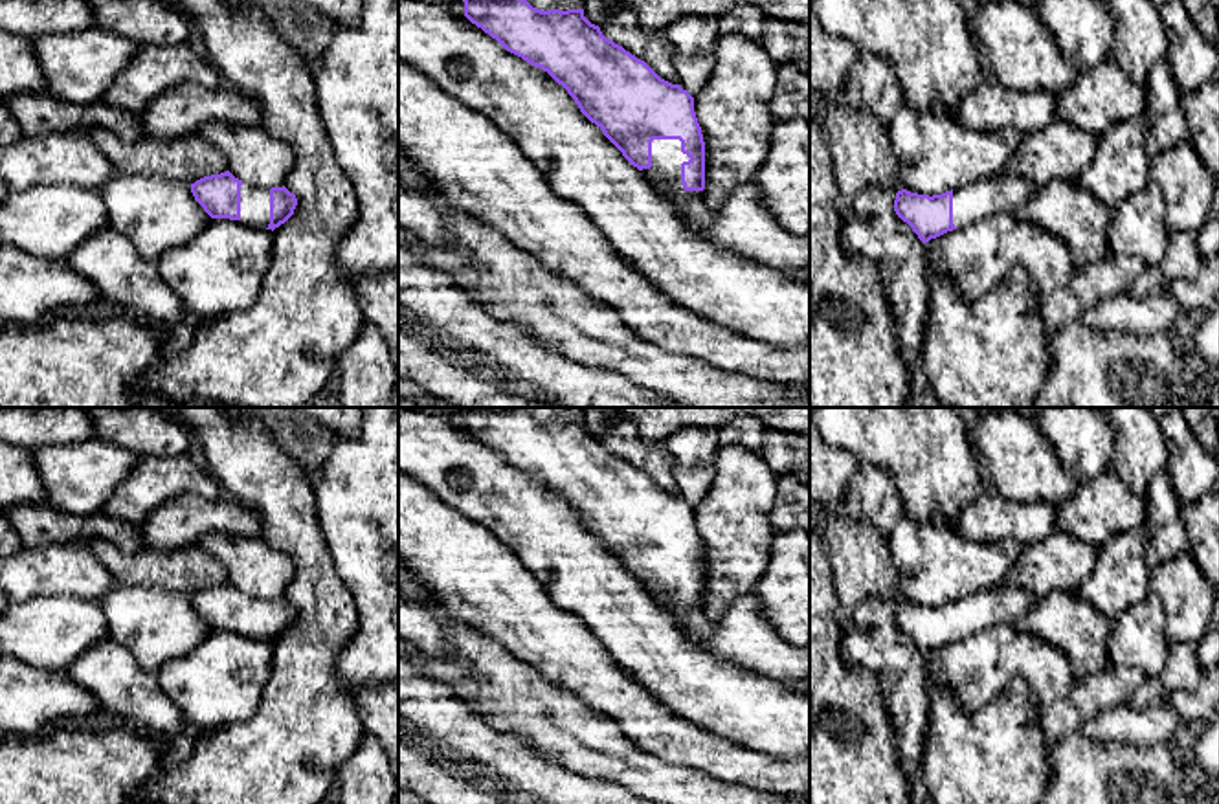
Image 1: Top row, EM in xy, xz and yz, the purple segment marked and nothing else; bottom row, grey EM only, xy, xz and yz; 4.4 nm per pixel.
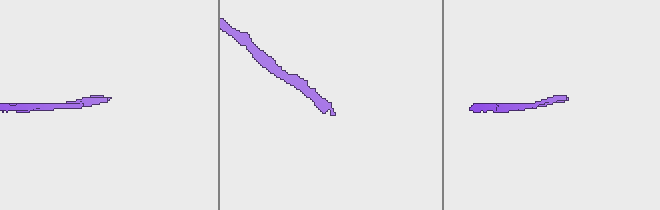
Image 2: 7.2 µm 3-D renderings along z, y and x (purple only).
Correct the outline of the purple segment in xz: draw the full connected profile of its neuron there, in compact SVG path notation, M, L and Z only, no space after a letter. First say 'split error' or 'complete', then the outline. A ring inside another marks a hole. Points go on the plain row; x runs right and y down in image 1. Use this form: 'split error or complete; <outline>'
split error; M459 408L464 413L464 428L496 450L507 463L547 483L575 510L580 523L637 578L661 609L670 613L676 624L703 608L705 600L705 553L694 523L694 508L679 496L661 490L644 472L622 457L606 450L598 437L584 428L584 420L536 420L521 408Z

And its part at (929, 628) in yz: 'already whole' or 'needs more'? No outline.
needs more

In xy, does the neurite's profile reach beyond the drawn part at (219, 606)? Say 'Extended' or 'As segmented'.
Extended

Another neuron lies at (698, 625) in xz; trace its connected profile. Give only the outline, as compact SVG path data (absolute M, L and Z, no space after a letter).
M696 608L687 615L685 622L679 624L679 630L690 642L698 642L709 639L714 633L716 624L703 608Z

